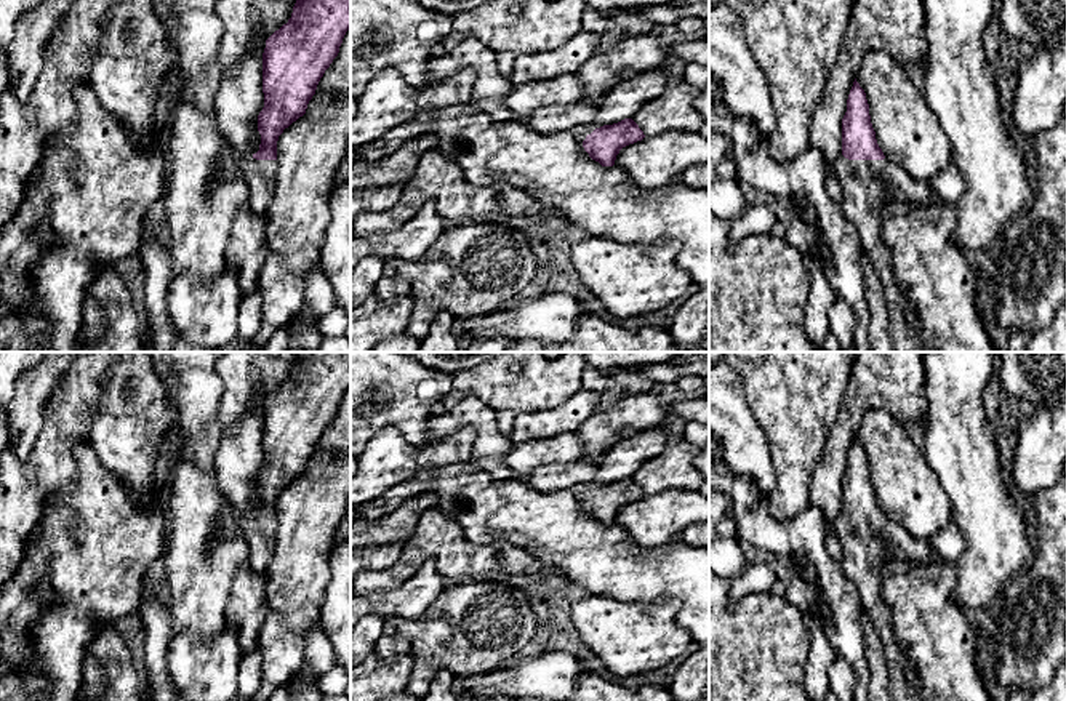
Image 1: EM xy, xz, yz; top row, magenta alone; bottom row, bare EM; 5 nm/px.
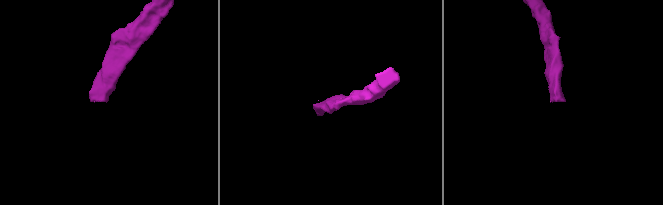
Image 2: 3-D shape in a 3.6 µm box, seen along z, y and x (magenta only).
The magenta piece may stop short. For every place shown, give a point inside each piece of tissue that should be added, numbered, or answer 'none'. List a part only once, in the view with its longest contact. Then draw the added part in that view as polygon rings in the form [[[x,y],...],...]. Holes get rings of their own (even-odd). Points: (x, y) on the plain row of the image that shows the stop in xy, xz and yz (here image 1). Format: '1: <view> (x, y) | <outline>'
1: yz (866, 543) | [[[840,509],[832,525],[842,547],[840,568],[856,586],[863,610],[879,632],[893,701],[922,701],[906,677],[904,648],[893,632],[892,607],[882,594],[880,567],[888,557],[911,563],[936,563],[941,559],[928,539],[912,538],[887,517],[848,519]]]

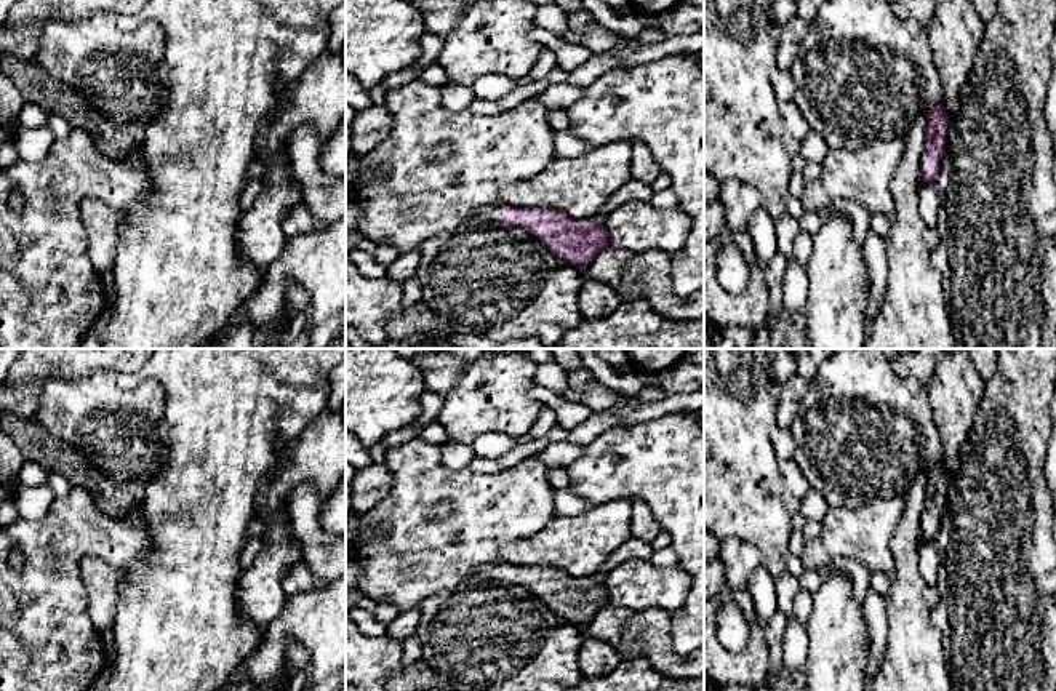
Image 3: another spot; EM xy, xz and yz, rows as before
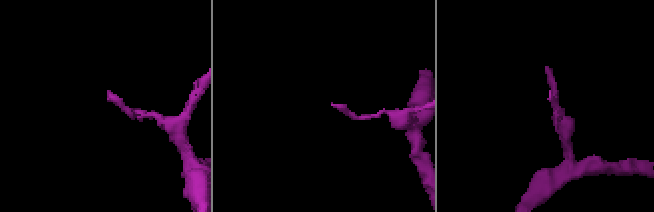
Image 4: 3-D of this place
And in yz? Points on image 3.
none

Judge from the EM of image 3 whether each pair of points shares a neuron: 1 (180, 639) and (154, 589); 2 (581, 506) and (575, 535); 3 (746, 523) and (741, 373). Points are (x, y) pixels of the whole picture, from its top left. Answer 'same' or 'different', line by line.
1: same
2: different
3: same

